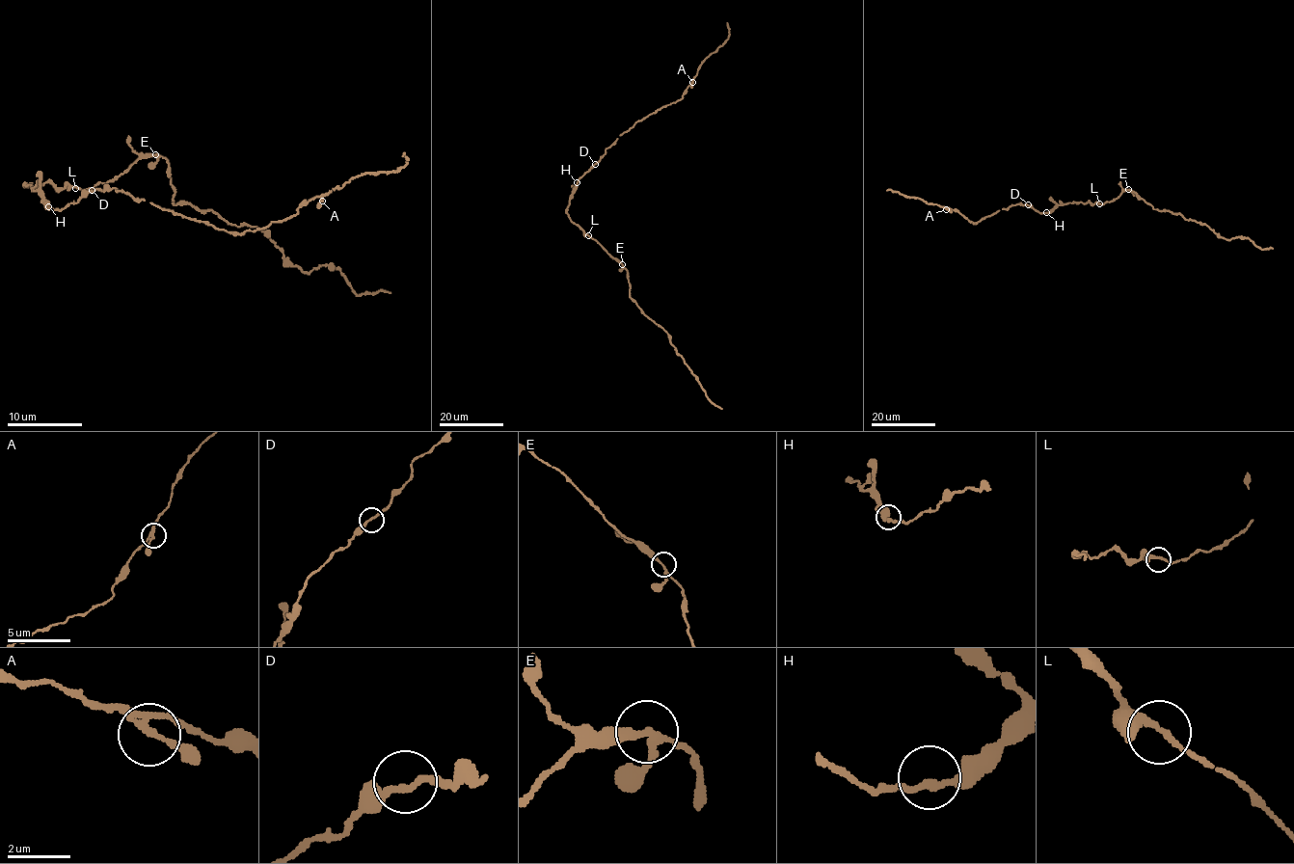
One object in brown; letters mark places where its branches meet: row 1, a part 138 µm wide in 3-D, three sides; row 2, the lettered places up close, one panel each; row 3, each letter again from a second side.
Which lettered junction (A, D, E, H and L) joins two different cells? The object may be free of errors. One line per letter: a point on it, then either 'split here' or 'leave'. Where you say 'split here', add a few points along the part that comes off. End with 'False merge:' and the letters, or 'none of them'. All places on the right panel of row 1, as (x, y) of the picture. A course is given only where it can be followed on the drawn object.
A: place (946, 209); leave
D: place (1028, 204); leave
E: place (1128, 189); leave
H: place (1046, 212); leave
L: place (1099, 203); leave
False merge: none of them

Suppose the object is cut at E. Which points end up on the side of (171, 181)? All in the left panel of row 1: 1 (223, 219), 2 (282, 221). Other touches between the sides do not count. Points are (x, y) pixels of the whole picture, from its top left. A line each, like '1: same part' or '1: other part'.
1: same part
2: other part

